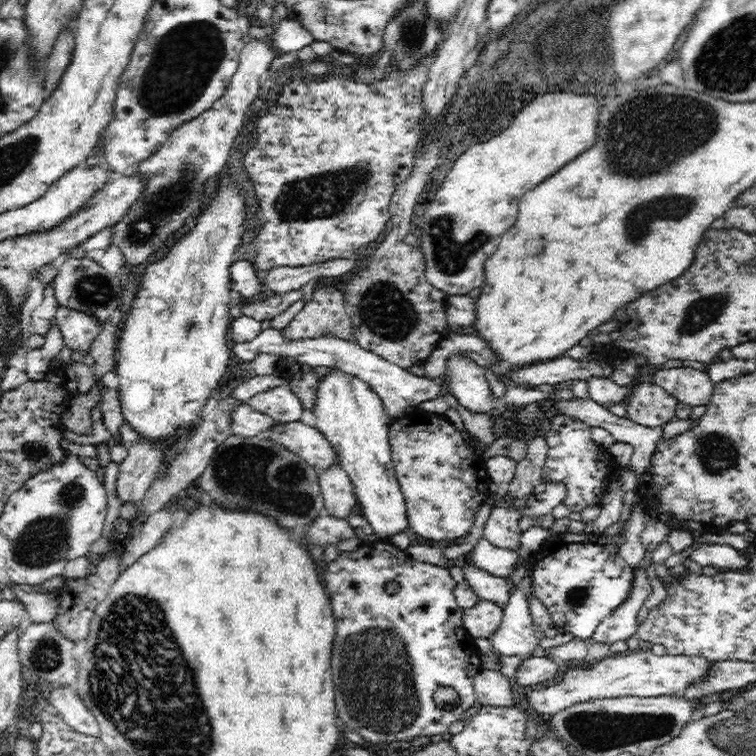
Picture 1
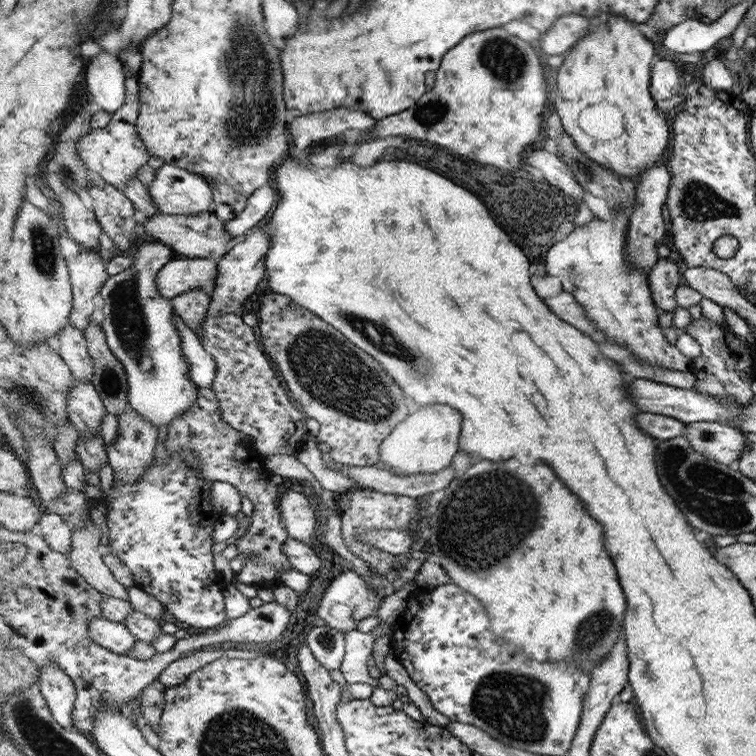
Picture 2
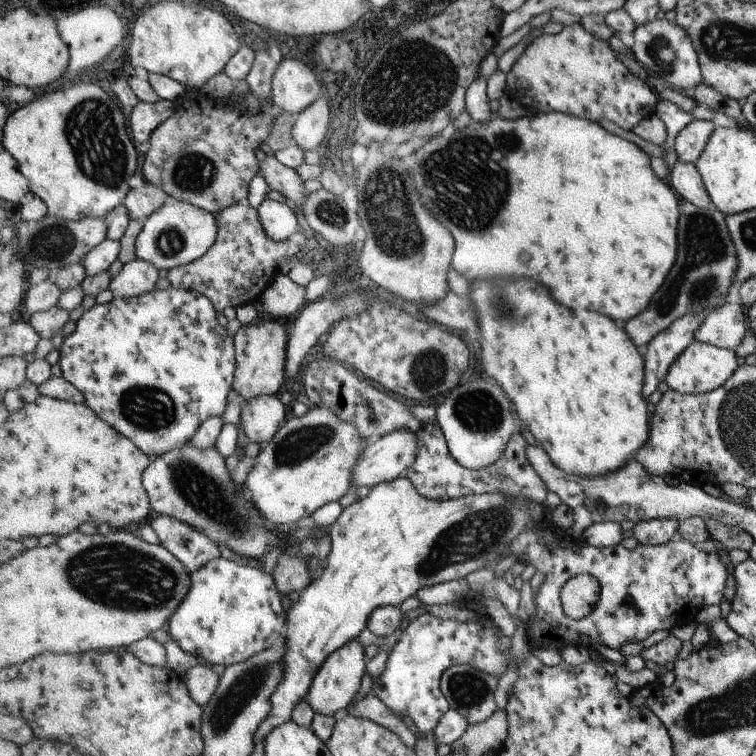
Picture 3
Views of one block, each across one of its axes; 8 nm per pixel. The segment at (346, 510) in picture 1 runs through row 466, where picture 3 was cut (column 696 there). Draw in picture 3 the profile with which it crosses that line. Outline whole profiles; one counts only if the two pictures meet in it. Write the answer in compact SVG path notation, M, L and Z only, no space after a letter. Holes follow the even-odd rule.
M724 304L704 314L695 340L723 349L736 349L748 333L743 305Z

